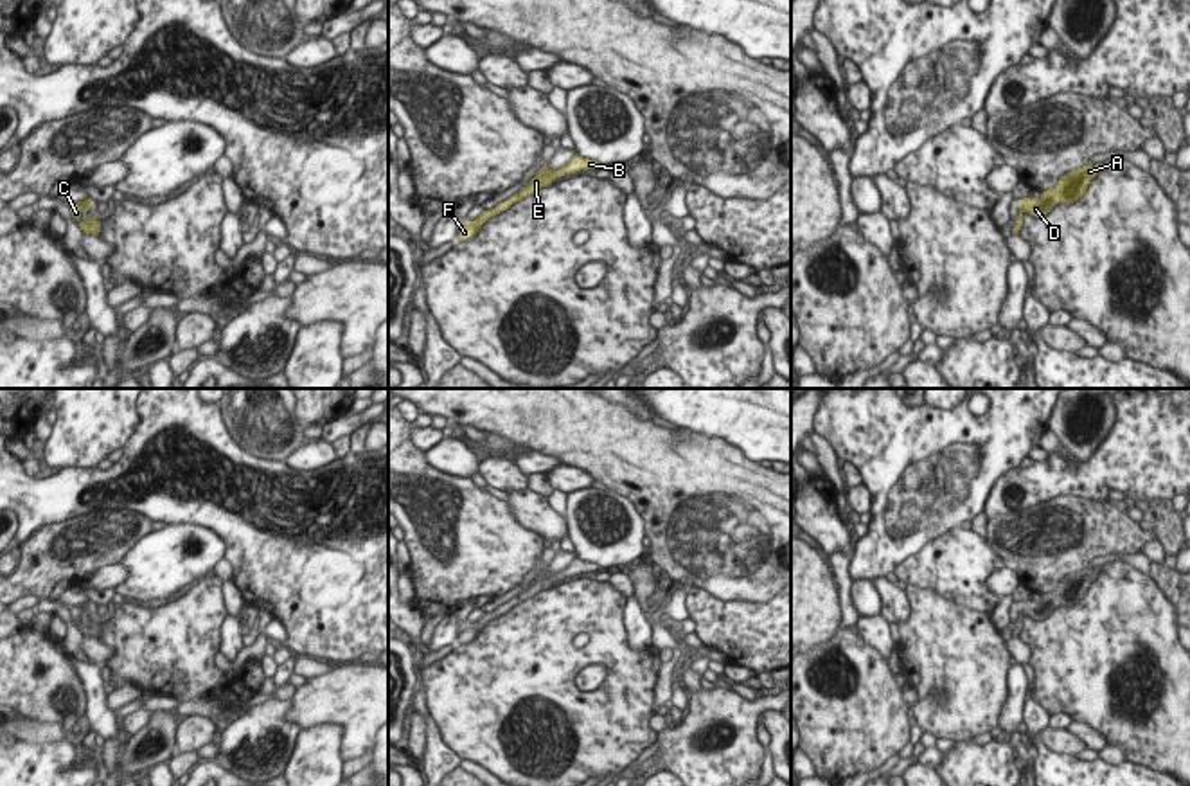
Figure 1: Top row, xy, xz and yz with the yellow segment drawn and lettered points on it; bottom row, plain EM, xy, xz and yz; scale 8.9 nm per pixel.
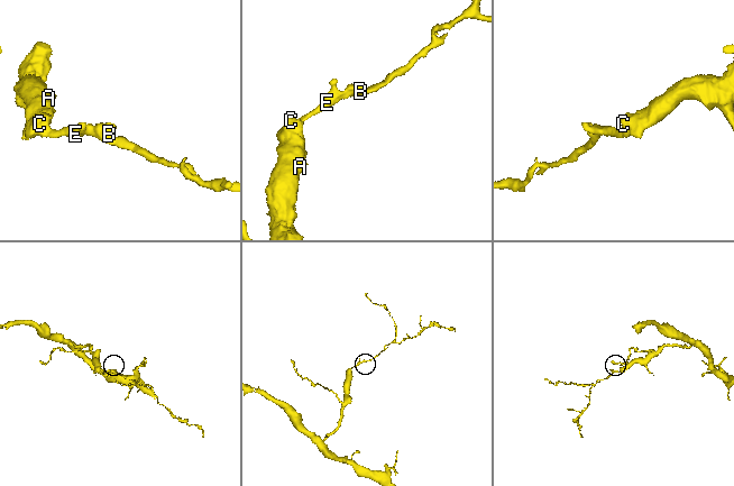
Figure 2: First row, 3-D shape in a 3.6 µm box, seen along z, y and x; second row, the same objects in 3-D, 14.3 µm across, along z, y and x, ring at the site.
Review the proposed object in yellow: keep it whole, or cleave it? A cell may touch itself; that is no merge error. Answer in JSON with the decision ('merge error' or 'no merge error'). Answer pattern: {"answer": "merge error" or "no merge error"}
{"answer": "no merge error"}

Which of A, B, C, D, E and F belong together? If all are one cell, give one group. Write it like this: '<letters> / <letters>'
A B C D E F

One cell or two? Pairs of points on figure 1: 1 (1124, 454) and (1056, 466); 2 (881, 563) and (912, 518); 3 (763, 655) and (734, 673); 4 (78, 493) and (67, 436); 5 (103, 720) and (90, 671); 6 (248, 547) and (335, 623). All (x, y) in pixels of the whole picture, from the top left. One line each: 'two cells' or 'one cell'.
1: one cell
2: one cell
3: two cells
4: two cells
5: one cell
6: one cell

